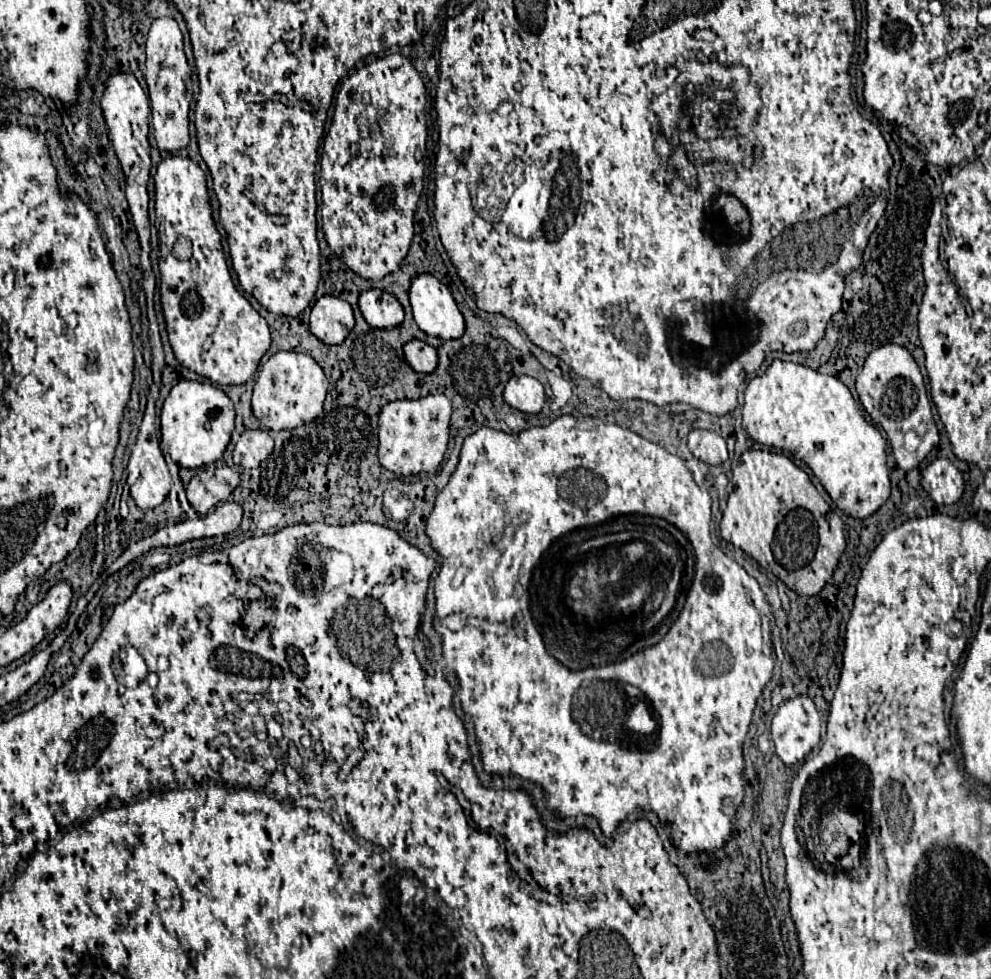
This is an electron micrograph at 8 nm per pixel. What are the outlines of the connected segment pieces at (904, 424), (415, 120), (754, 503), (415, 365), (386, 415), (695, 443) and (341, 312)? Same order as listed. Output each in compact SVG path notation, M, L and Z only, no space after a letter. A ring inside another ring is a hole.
M885 344L885 346L873 350L867 356L863 370L857 376L857 392L859 392L861 404L867 410L867 414L871 416L871 420L877 422L887 432L887 440L893 448L897 466L903 470L917 468L919 462L939 442L939 432L937 432L937 426L931 416L931 404L927 400L921 370L919 370L917 362L913 360L913 356L903 346L897 346L897 344ZM909 430L915 430L921 438L921 444L915 452L909 452L903 446L903 436Z
M389 54L389 56L383 56L383 58L377 58L375 62L367 64L365 68L357 70L355 74L351 74L339 88L337 92L337 98L335 98L335 110L333 110L333 122L331 122L331 128L327 132L323 139L323 156L321 156L321 180L319 180L319 186L321 186L321 200L323 200L323 206L321 206L321 214L323 214L323 220L321 220L321 228L325 232L325 238L327 238L327 244L329 248L355 272L359 274L361 278L367 278L367 280L381 280L383 276L391 274L393 270L399 268L399 264L403 262L403 258L407 256L407 250L409 250L409 244L411 244L411 238L414 237L414 214L415 208L417 208L417 200L419 200L419 194L423 190L424 180L424 168L425 164L421 161L423 154L425 154L425 140L427 140L427 120L426 120L426 89L419 72L413 68L413 64L401 56L401 54ZM371 104L371 118L367 116L367 106Z
M747 450L733 470L733 492L729 494L727 510L721 520L721 538L753 556L761 568L773 572L793 592L803 596L815 596L831 580L833 570L845 550L843 520L821 498L807 472L795 466L785 454L771 450Z
M415 338L409 340L403 346L403 356L415 372L429 374L437 368L437 350L423 340L415 340Z
M429 394L417 400L395 400L379 412L379 462L395 474L435 472L443 462L449 440L451 400L445 394Z
M693 430L689 434L689 450L705 464L723 464L727 460L725 440L709 430Z
M321 296L311 308L309 330L323 344L341 344L353 330L355 318L351 306L337 296Z

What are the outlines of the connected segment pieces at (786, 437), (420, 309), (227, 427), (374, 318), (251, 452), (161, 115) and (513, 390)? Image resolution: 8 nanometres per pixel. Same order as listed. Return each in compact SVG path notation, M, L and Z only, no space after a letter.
M773 360L763 376L755 376L747 384L741 412L743 412L743 428L747 430L747 434L759 444L785 450L795 458L803 460L813 470L817 480L823 484L823 488L843 514L863 520L869 518L887 502L891 494L889 470L885 462L887 440L871 422L865 420L863 410L859 408L849 388L839 378L819 374L809 366Z
M417 274L411 280L409 302L413 318L425 334L443 340L463 336L463 314L459 312L451 290L433 274Z
M181 380L171 388L160 414L161 440L167 440L171 460L181 468L201 468L217 462L235 428L235 410L229 396L207 382Z
M365 290L359 294L359 310L371 328L395 328L403 322L403 306L385 290Z
M247 430L235 444L233 462L237 468L257 468L273 452L273 438L267 430Z
M159 18L151 24L147 36L147 62L145 80L149 88L151 126L157 146L167 152L175 152L189 144L189 104L193 98L191 68L183 52L183 34L173 18Z
M513 376L505 386L503 398L511 408L525 414L537 414L545 404L543 386L531 376Z

